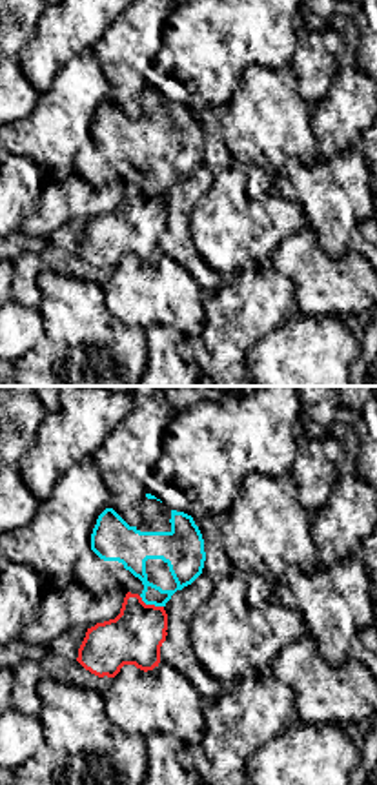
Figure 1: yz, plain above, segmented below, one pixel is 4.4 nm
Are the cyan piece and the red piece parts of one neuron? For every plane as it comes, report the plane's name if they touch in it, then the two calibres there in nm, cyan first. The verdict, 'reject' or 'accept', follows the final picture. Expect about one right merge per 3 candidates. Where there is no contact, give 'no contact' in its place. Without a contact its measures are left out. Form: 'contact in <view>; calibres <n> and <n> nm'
contact in yz; calibres 160 and 240 nm

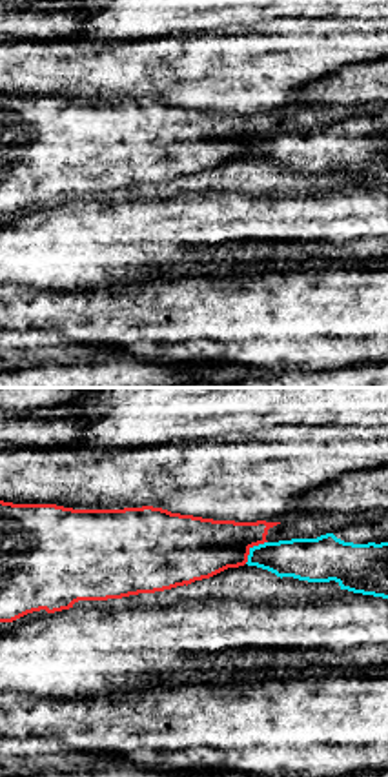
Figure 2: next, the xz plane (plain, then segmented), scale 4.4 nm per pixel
contact in xz; calibres 190 and 280 nm

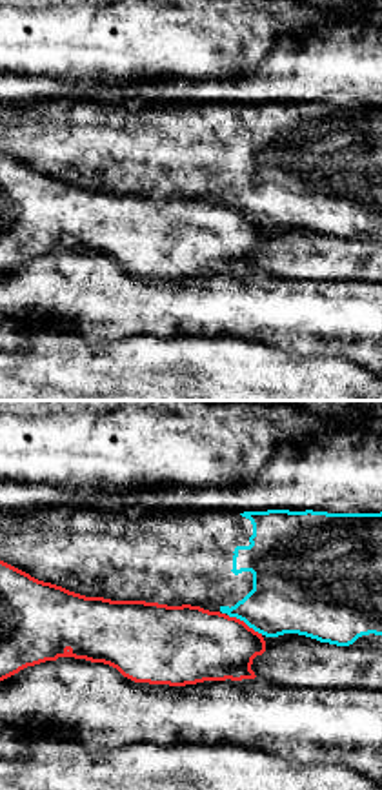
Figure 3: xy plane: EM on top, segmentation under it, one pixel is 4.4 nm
contact in xy; calibres 360 and 320 nm

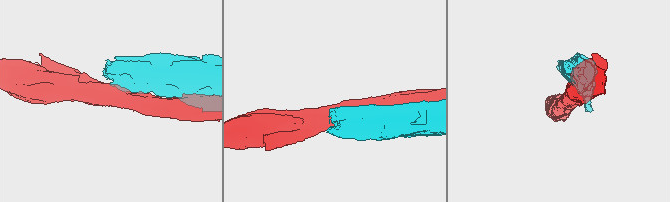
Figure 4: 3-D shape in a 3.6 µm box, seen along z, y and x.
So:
reject

